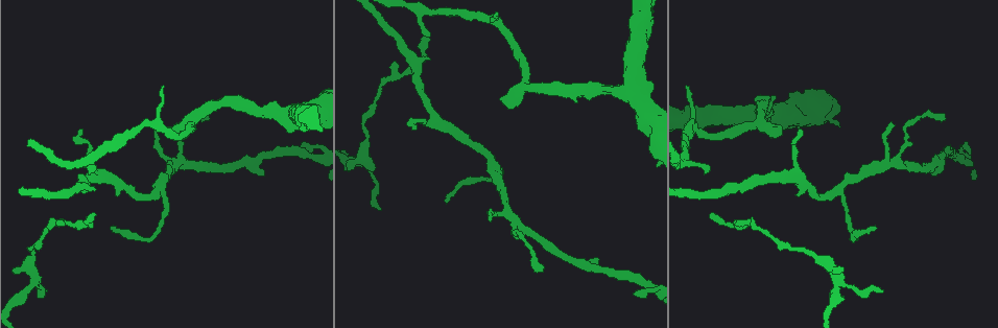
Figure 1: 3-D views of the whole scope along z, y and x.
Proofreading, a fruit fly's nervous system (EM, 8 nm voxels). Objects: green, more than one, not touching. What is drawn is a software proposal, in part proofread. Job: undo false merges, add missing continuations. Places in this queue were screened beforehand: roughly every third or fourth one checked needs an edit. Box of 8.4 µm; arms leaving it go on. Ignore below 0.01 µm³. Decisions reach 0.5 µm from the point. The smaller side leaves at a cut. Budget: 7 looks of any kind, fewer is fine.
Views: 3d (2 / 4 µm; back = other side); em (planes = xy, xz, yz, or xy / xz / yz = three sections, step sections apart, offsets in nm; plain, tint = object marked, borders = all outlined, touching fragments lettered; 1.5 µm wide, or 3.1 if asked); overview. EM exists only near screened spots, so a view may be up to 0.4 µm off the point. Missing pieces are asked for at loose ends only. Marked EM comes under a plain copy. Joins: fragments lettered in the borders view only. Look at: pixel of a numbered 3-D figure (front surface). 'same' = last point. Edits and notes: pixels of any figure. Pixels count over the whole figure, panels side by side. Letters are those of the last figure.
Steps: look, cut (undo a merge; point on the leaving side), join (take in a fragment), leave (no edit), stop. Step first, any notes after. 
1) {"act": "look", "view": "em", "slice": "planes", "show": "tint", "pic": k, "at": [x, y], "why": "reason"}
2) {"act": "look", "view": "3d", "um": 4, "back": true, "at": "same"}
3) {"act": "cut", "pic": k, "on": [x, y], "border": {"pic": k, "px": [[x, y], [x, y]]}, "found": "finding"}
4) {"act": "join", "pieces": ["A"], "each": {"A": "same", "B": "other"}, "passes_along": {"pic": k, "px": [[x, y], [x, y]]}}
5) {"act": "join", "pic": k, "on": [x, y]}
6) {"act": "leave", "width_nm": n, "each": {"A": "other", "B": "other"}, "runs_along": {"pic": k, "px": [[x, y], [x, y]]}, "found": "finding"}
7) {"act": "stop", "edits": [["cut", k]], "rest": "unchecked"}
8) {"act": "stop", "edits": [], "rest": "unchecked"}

{"act": "look", "view": "3d", "um": 2, "pic": 1, "at": [491, 220], "why": "free end"}

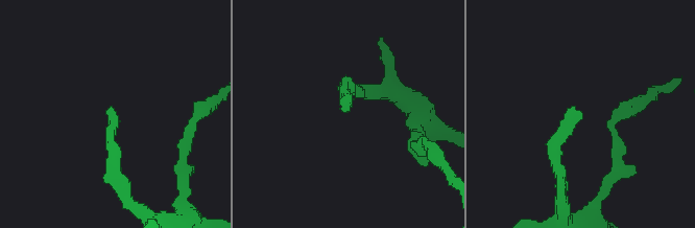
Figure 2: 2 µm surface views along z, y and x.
{"act": "look", "view": "em", "slice": "planes", "show": "borders", "pic": 2, "at": [113, 110]}

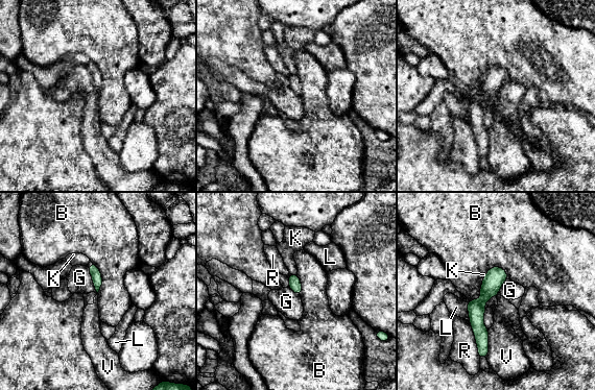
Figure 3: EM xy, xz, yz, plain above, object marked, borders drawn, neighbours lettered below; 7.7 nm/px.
{"act": "leave", "each": {"B": "other", "G": "other", "K": "other", "L": "other", "R": "other", "V": "other"}, "border": {"pic": 3, "px": [[483, 278], [480, 298], [468, 302]]}, "found": "no lettered fragment goes on from it"}

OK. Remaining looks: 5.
{"act": "look", "view": "em", "slice": "xy", "step": 4, "show": "tint", "pic": 1, "at": [776, 135], "why": "free end"}

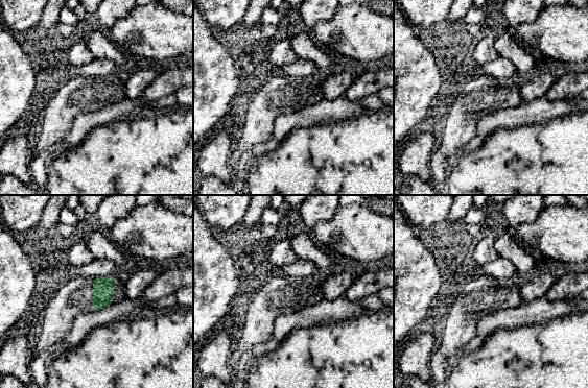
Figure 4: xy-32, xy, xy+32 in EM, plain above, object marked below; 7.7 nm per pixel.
{"act": "look", "view": "em", "slice": "planes", "show": "borders", "at": "same", "why": "another direction"}

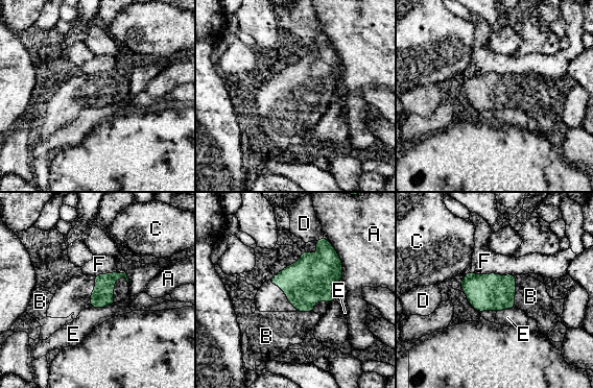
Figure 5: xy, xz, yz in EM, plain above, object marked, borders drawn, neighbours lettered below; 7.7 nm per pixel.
{"act": "join", "pieces": ["B"], "each": {"A": "other", "B": "same", "C": "other", "D": "other", "E": "other", "F": "other"}, "passes_along": {"pic": 5, "px": [[487, 292], [515, 292], [530, 296]]}, "found": "the neuron continues"}

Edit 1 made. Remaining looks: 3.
{"act": "look", "view": "overview"}

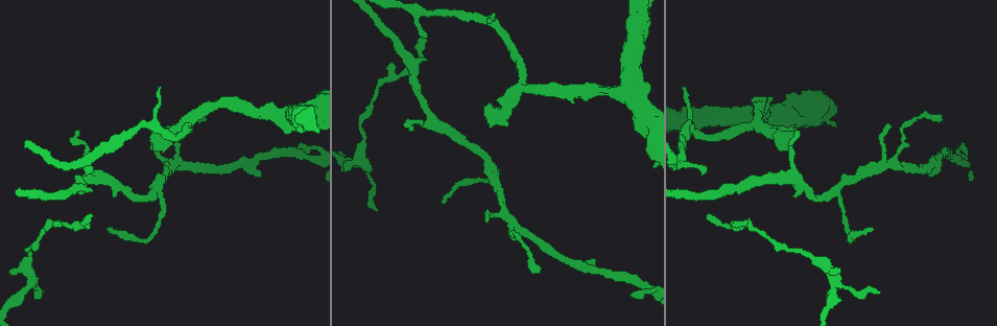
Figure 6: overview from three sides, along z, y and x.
{"act": "look", "view": "em", "slice": "yz", "step": 4, "show": "borders", "pic": 6, "at": [146, 239], "why": "abrupt turn"}

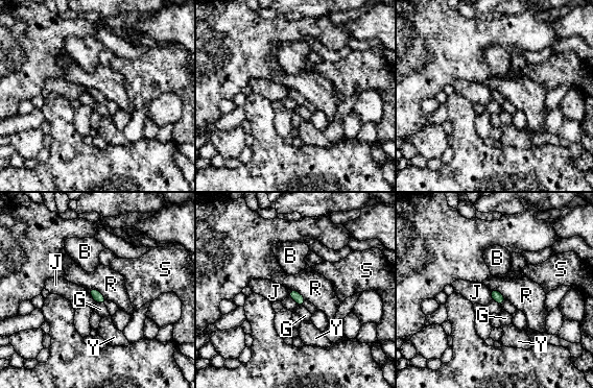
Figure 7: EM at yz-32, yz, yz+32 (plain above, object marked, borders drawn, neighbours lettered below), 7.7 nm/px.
{"act": "look", "view": "em", "slice": "planes", "show": "borders", "at": "same", "why": "cut it another way"}

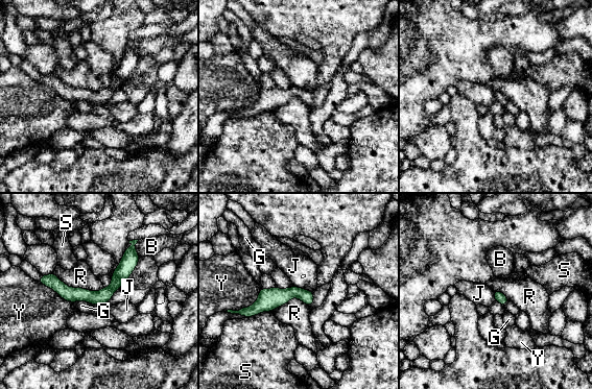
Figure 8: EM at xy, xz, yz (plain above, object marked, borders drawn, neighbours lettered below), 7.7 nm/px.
{"act": "leave", "each": {"B": "other", "G": "other", "J": "other", "R": "other", "S": "other", "Y": "other"}, "border": {"pic": 8, "px": [[52, 273], [70, 287], [103, 287]]}, "found": "continuous, no second neuron"}

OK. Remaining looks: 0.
{"act": "stop", "edits": [["join", 5]], "rest": "unchecked"}

